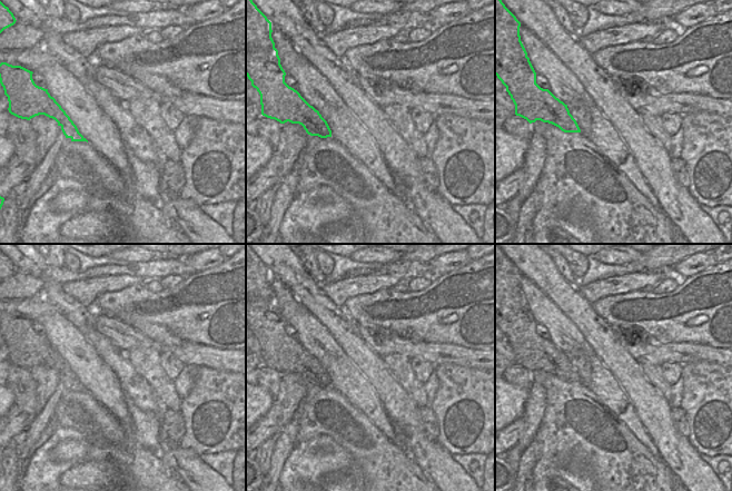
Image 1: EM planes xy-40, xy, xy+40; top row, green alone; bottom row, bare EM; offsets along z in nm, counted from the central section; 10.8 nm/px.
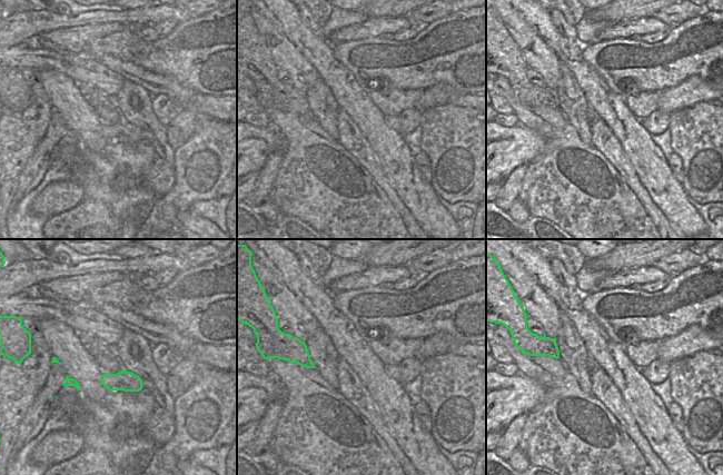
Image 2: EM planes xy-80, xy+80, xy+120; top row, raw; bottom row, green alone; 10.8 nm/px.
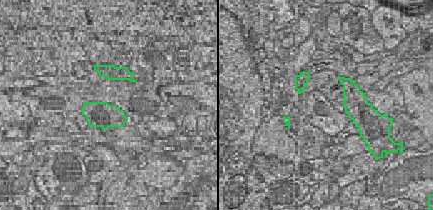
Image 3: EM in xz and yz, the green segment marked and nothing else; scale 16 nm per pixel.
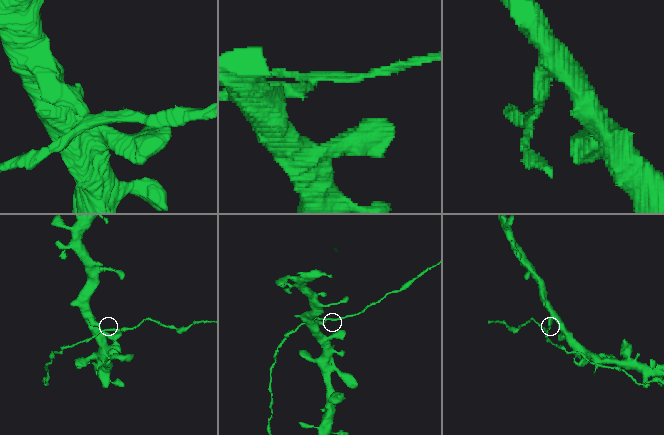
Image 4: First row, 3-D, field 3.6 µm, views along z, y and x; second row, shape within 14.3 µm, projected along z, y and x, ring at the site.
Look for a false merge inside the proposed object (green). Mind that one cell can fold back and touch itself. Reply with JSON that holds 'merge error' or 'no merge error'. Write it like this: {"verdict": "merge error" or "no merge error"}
{"verdict": "merge error"}

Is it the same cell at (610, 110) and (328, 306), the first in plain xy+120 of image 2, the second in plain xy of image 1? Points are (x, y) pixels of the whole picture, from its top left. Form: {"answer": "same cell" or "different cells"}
{"answer": "same cell"}

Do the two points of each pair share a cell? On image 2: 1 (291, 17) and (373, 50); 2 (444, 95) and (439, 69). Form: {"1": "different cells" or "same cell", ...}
{"1": "different cells", "2": "different cells"}

